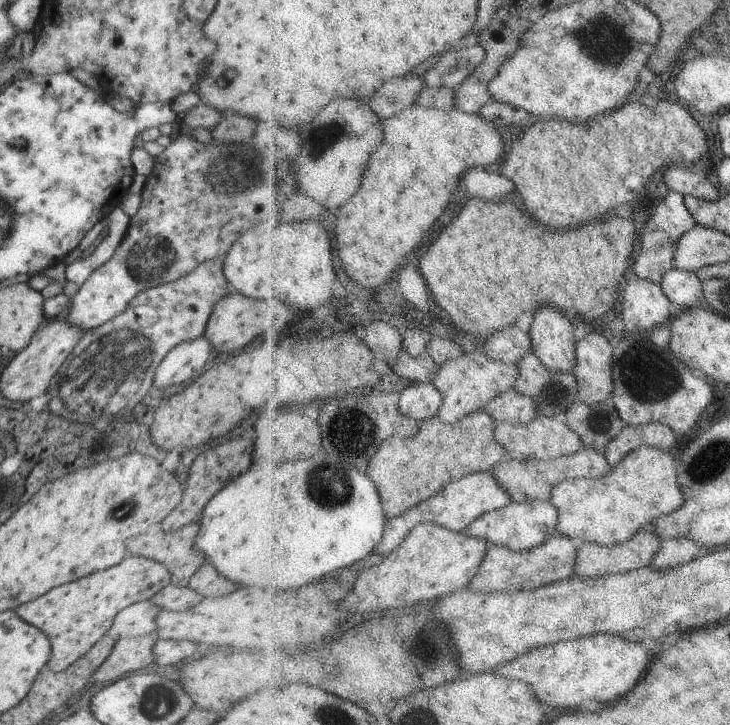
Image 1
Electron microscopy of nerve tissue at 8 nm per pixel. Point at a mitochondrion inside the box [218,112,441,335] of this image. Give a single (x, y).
(318, 139)

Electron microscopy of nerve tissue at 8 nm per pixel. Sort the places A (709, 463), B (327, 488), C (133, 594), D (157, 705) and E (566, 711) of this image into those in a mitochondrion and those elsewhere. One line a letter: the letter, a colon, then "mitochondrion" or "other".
A: mitochondrion
B: mitochondrion
C: other
D: mitochondrion
E: other

